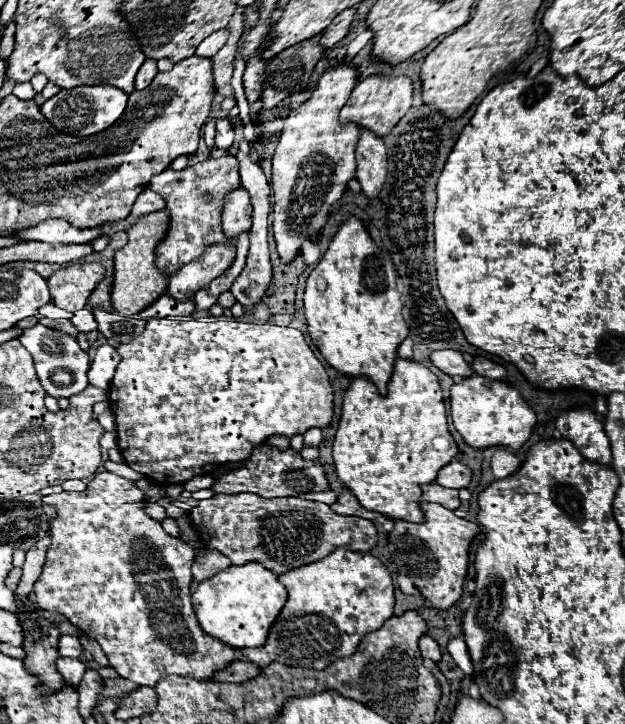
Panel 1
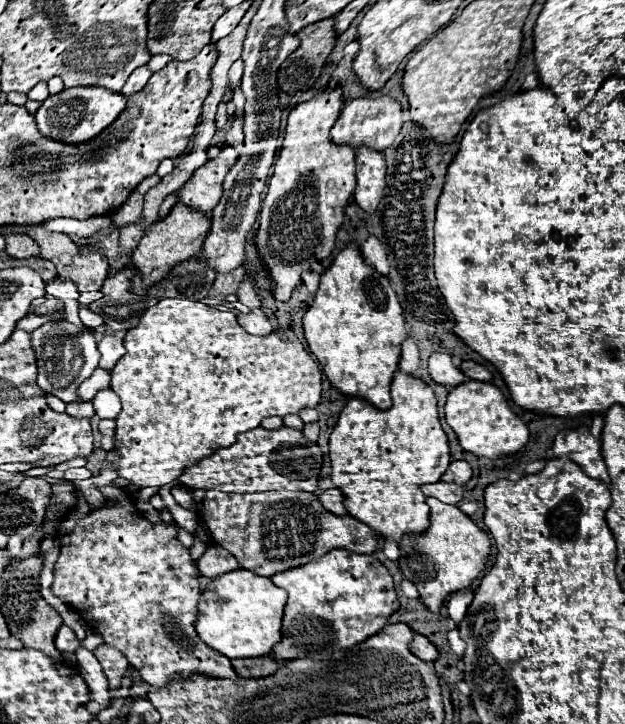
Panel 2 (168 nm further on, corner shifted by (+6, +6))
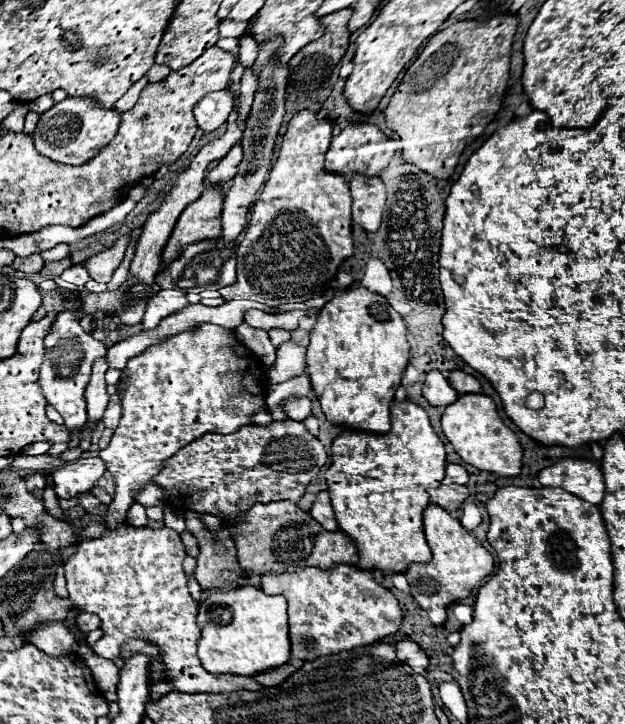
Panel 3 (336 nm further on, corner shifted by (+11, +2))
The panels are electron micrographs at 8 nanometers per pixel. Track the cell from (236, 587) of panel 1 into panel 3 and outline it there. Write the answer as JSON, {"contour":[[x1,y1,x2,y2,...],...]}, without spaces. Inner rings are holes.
{"contour":[[237,586,225,592,213,592,199,604,197,624,201,628,199,638,199,660,205,670,213,674,243,674,255,676,269,668,277,668,289,662,289,630,287,630,287,602,283,596,269,596,255,586]]}

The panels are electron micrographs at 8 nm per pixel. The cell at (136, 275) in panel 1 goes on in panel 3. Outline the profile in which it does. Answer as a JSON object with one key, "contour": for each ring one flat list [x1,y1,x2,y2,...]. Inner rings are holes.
{"contour":[[207,186,203,194,181,212,169,242,163,246,163,266,169,266,173,260,177,260,185,246,197,244,201,240,215,240,221,236,221,202,221,188]]}

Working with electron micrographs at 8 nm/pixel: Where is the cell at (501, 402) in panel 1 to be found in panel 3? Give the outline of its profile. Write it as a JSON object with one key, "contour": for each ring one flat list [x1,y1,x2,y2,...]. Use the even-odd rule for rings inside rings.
{"contour":[[465,394,449,404,441,416,443,434,453,444,455,452,477,470,487,470,499,476,517,476,521,472,523,448,517,434,499,418,495,402,487,394]]}

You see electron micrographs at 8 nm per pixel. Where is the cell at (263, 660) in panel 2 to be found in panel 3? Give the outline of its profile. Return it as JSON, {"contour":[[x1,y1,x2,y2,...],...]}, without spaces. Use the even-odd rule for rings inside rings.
{"contour":[[283,664,277,668,271,668,269,672,259,672,259,676,253,676,261,686,277,686,281,684,295,668,291,664]]}

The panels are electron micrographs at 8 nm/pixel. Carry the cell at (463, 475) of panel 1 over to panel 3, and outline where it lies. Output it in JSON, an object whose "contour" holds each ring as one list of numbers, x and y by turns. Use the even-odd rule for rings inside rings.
{"contour":[[447,464,447,472,445,472,445,480,443,484,467,484,469,482,469,474,463,466,459,464]]}

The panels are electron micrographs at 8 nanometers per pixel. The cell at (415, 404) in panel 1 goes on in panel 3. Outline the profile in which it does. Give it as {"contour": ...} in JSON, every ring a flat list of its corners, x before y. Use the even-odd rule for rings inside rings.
{"contour":[[393,400,391,430,387,434,349,432,343,430,331,444,331,466,325,472,335,520,339,528,349,534,359,550,359,568,381,568,403,572,411,562,429,562,431,550,423,534,423,508,429,504,427,488,441,486,445,476,445,448,435,434,427,412,407,400]]}

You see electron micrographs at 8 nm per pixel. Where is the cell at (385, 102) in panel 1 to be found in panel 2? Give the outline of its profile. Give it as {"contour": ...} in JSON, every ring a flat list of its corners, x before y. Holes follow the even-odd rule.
{"contour":[[390,96,356,98,356,100,344,104,342,114,330,132,330,140,338,146,340,144,348,144,352,148,368,146,376,152,384,152,394,142,394,138,398,136,402,124,404,124,402,122,402,106,396,100,392,100]]}

